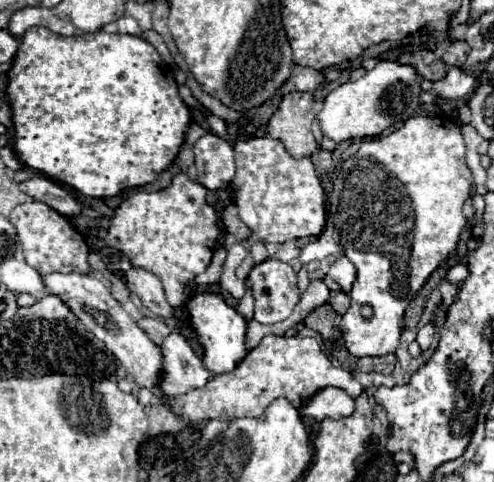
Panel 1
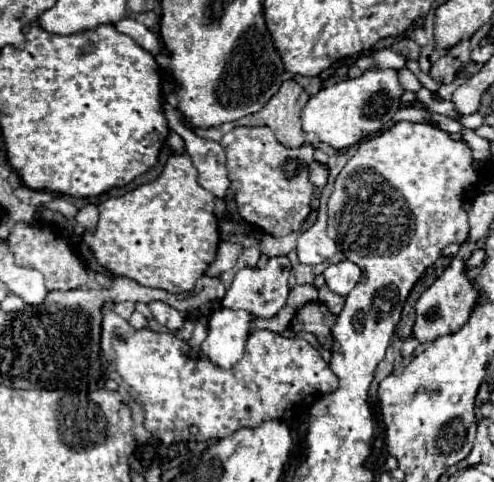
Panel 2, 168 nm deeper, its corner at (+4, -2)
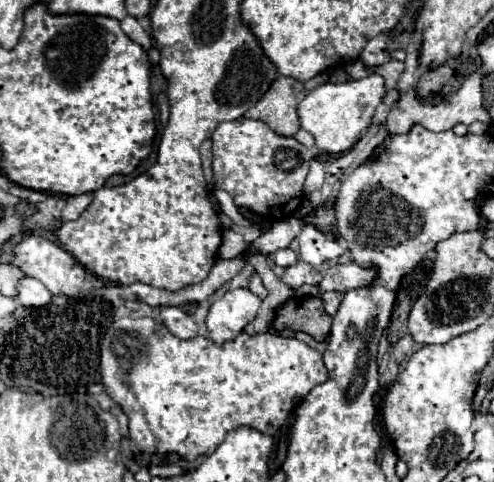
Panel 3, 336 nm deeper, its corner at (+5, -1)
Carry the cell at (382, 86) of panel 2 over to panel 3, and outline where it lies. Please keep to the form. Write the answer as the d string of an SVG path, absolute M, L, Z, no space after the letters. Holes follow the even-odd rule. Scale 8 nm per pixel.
M376 72L368 74L362 80L322 84L312 92L308 92L306 98L298 104L300 126L314 136L320 152L328 152L328 154L346 152L358 142L360 134L370 128L372 116L378 104L382 102L384 94L386 94L384 78Z

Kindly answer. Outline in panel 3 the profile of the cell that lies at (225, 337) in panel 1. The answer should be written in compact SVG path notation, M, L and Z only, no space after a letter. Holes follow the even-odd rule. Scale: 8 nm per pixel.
M248 288L230 290L222 298L218 298L210 306L206 318L210 340L216 346L232 342L246 328L246 324L250 324L256 318L260 302L262 300L256 294L252 294Z

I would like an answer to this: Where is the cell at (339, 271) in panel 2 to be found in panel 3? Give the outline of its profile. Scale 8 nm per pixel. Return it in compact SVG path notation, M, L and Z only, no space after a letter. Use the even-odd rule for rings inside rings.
M356 262L334 264L324 274L320 282L320 292L328 292L328 290L348 292L354 288L370 286L374 278L376 278L376 268L362 268Z

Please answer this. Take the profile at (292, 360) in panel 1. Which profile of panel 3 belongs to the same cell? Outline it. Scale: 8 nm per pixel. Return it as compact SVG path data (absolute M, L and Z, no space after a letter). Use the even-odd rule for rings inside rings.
M152 318L114 320L102 340L100 368L102 384L114 402L124 408L130 420L130 438L138 448L150 454L176 452L186 460L212 454L222 444L224 436L238 426L276 434L294 406L298 406L314 386L328 380L322 354L298 338L284 338L272 332L254 336L242 332L234 342L218 348L212 340L202 336L180 340Z

